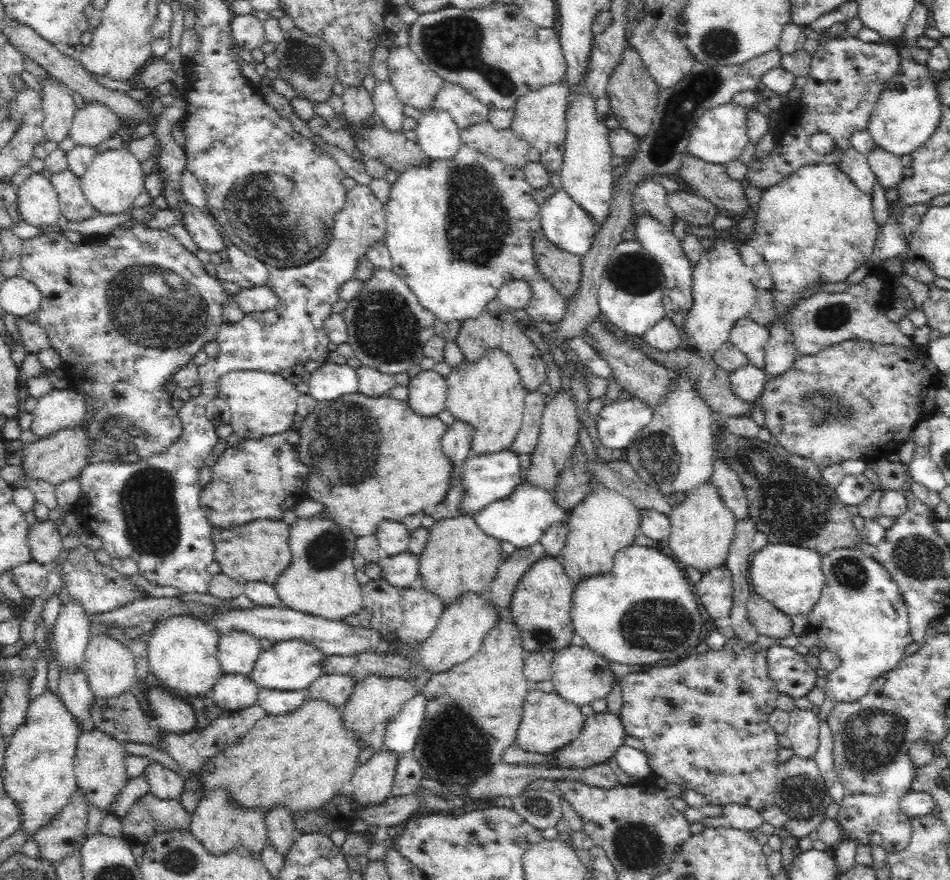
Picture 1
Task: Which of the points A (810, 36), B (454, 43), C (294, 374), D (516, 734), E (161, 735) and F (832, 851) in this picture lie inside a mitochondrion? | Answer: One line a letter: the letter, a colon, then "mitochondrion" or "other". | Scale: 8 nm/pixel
A: other
B: mitochondrion
C: other
D: other
E: other
F: other

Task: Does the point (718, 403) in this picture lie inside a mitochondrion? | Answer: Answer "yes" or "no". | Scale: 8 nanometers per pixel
no

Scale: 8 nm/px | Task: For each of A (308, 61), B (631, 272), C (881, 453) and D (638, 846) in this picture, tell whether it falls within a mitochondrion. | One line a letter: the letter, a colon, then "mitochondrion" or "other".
A: mitochondrion
B: mitochondrion
C: other
D: mitochondrion

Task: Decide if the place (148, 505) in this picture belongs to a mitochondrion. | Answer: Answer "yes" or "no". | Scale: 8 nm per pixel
yes

